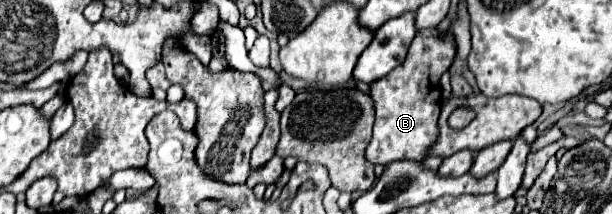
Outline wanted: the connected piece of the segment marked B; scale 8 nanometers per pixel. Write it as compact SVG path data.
M424 28L418 30L416 38L410 44L404 64L394 68L384 78L370 84L370 96L376 108L376 122L374 122L374 136L366 148L366 158L372 164L390 164L394 160L418 160L422 162L428 150L438 140L438 116L440 116L440 76L452 66L456 58L456 42L452 32L440 32L438 28Z

